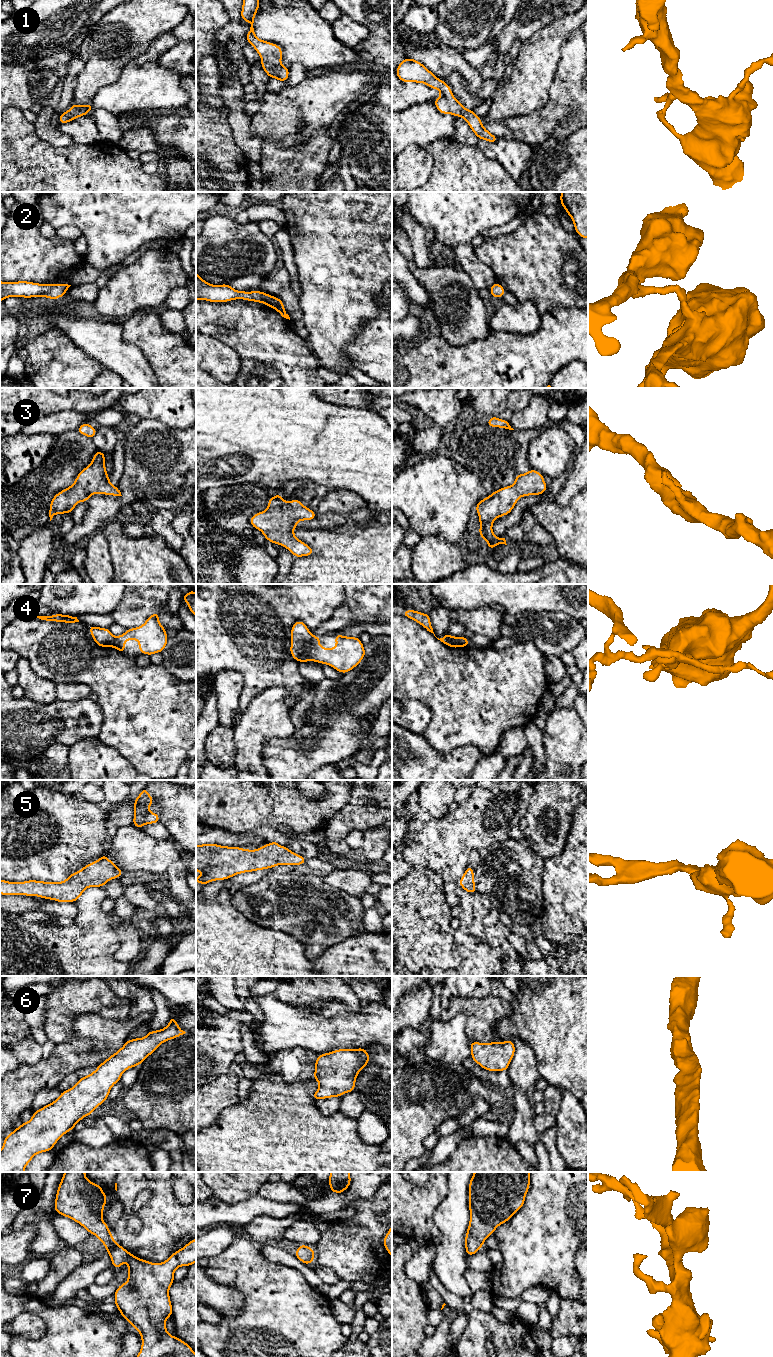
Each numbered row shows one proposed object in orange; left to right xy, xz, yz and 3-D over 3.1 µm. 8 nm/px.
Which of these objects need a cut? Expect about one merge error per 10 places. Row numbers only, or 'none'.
2, 4

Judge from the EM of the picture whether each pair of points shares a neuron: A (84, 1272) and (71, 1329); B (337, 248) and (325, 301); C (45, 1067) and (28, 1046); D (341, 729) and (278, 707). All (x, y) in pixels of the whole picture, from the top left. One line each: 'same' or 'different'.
A: different
B: same
C: different
D: different

